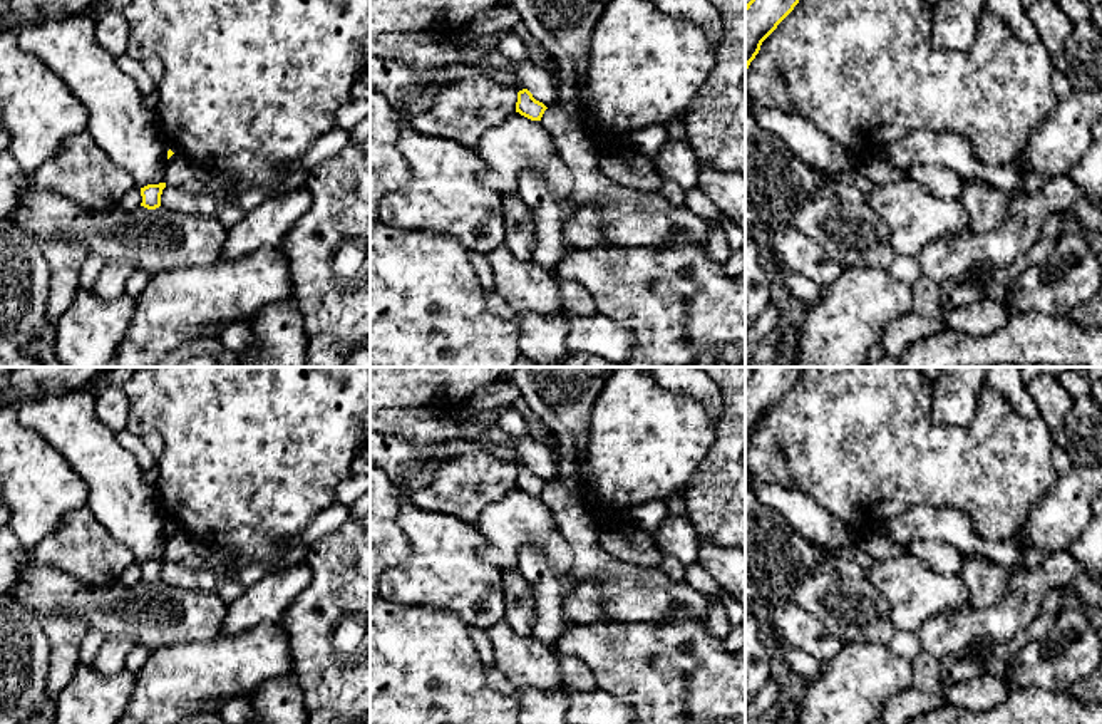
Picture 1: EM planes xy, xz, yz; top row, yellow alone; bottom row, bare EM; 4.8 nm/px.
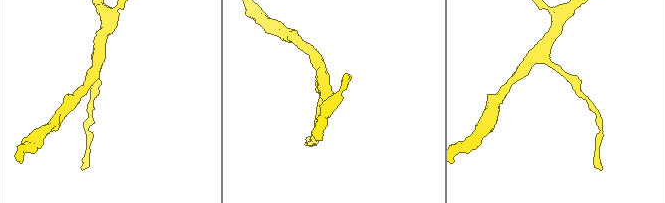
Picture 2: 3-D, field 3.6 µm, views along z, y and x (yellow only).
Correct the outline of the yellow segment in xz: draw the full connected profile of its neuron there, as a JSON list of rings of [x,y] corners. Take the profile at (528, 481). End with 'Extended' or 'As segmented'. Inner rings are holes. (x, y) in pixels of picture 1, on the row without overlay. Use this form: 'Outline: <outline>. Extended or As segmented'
Outline: [[[528,464],[518,468],[516,488],[521,491],[531,496],[541,496],[546,484],[548,483],[543,478],[536,476]]]. As segmented

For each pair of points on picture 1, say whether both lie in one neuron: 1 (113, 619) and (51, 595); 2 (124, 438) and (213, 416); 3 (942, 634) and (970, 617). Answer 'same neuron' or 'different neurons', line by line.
1: same neuron
2: different neurons
3: same neuron

